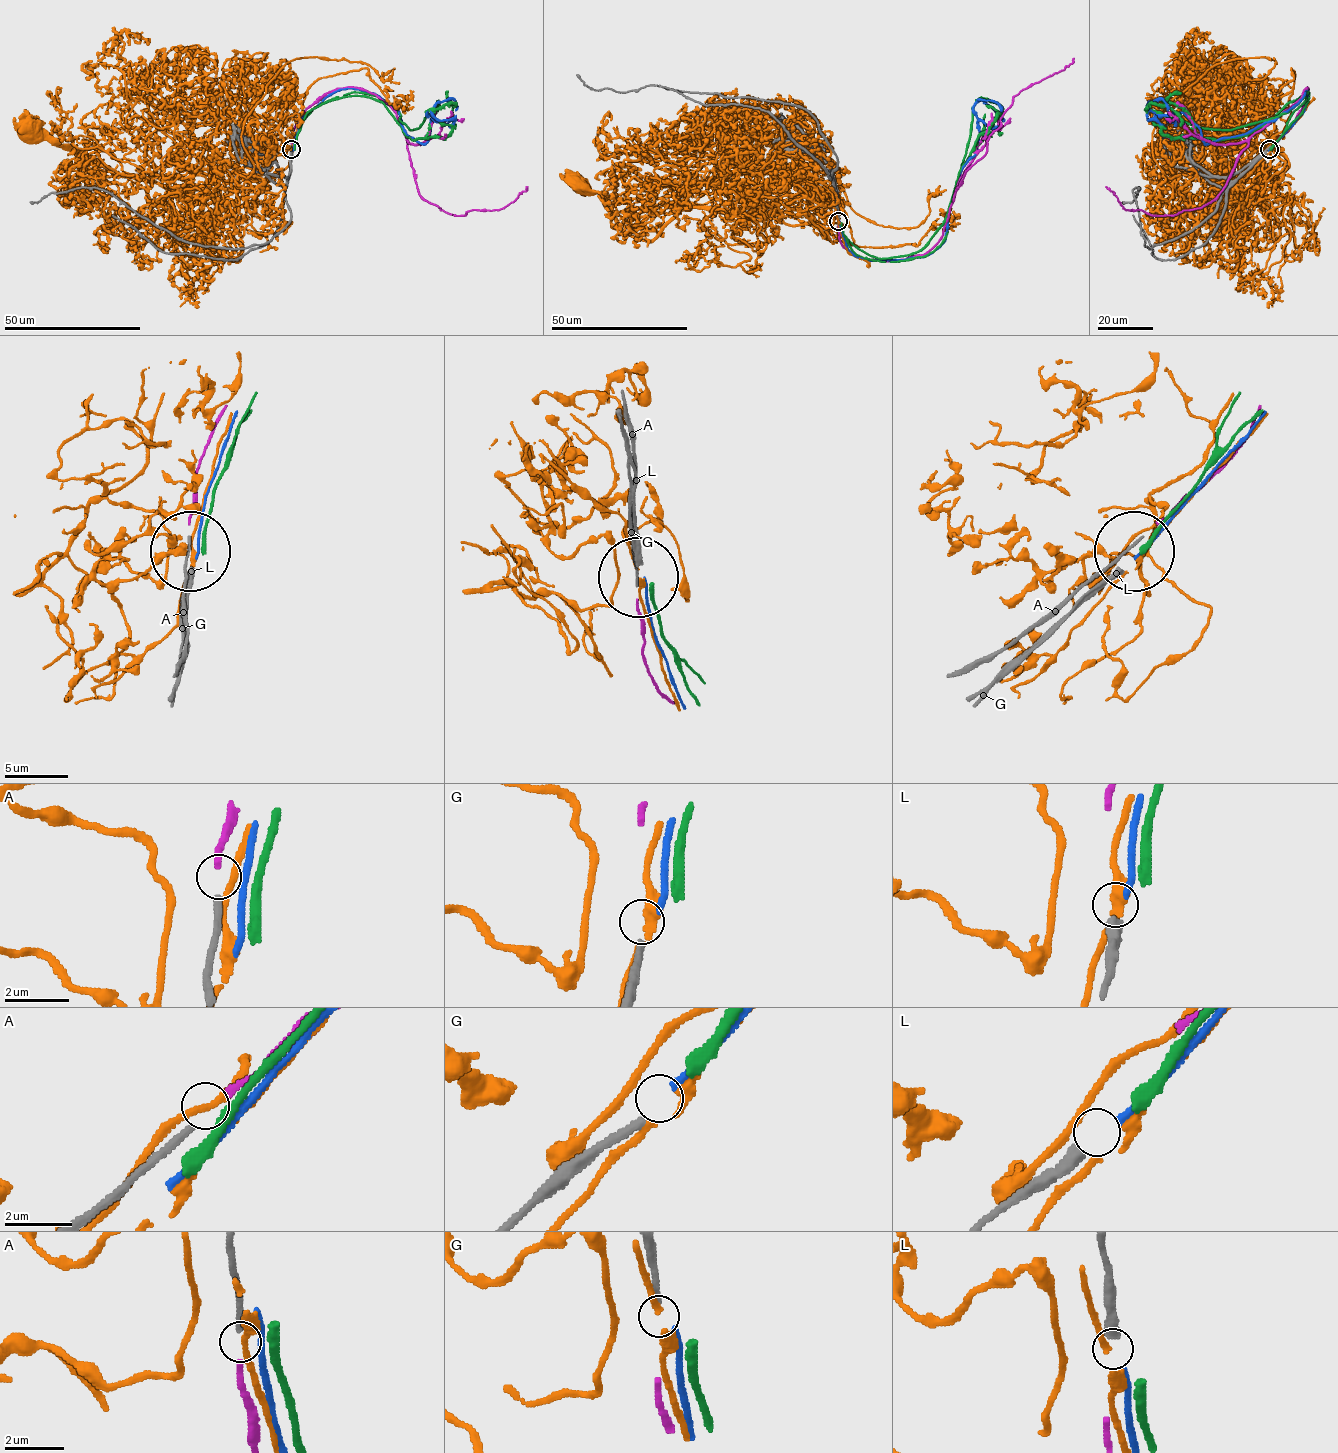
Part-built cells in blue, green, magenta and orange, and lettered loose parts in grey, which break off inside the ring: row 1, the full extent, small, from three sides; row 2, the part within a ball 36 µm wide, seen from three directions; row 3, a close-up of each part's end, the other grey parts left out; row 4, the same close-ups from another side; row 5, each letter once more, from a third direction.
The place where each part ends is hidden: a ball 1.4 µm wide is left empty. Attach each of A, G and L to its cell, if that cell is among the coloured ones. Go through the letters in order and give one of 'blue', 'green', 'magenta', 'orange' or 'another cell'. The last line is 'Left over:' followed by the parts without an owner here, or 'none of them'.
A: magenta
G: another cell
L: blue
Left over: G

